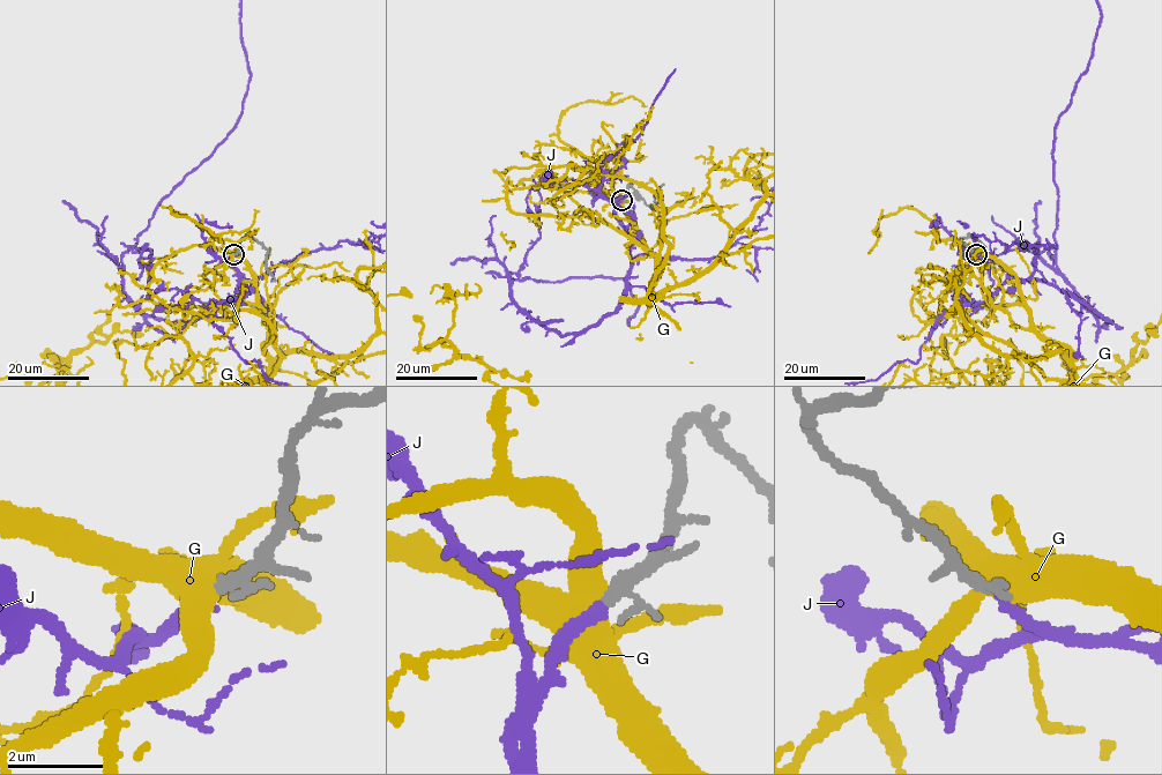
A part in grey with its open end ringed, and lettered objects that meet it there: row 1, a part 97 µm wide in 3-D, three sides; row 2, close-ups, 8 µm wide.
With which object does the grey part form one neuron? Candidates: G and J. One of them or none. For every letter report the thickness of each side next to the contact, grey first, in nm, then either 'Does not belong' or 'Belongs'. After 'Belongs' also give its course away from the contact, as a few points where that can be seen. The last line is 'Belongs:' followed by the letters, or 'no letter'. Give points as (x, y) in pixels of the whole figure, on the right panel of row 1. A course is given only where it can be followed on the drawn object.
G: Thickness 300 nm (grey) against 440 nm. Does not belong
J: Thickness 300 nm (grey) against 280 nm. Belongs. Its course: (976, 253), (1055, 284), (1111, 322), (1057, 267), (1054, 236), (1055, 127), (1087, 68), (1101, 16)
Belongs: J

